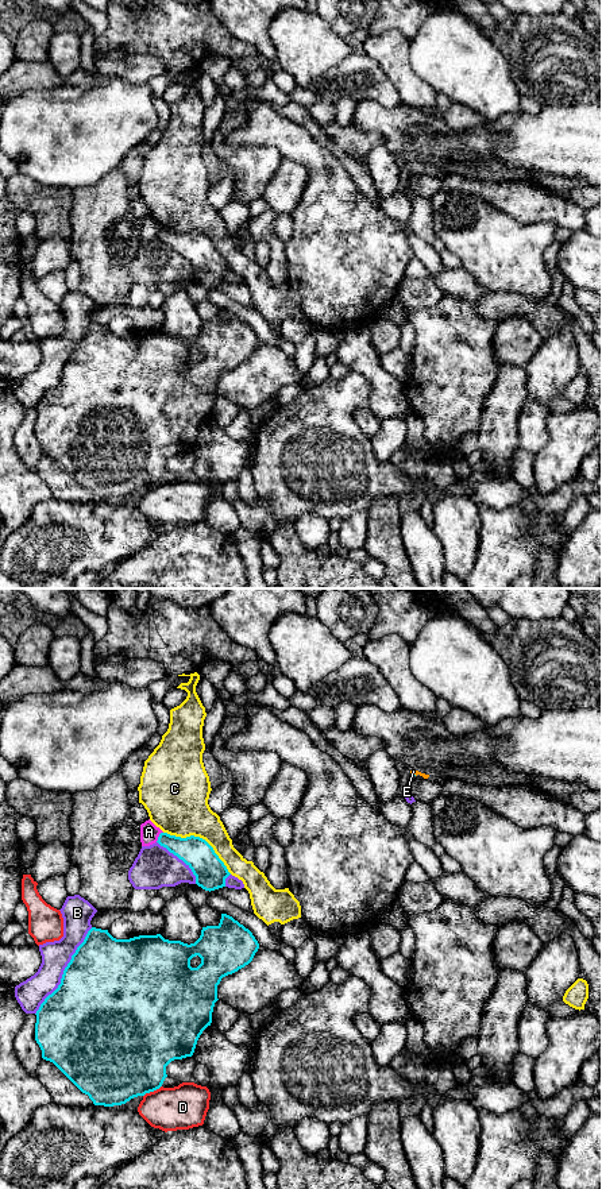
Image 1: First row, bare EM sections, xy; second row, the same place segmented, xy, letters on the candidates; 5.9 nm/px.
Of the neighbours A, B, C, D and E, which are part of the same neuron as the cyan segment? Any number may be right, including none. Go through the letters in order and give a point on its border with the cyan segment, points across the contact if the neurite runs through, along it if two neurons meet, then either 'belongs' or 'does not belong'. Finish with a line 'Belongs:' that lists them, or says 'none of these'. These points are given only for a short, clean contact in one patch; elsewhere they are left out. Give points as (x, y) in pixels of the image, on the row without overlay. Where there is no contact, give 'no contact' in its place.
A: meets cyan in xy at (158, 232); does not belong
B: meets cyan in xy at (64, 366); does not belong
C: meets cyan in xy at (201, 234); does not belong
D: meets cyan in xy at (151, 486); does not belong
E: meets cyan in xy at (412, 169); runs through xy (412, 170), (412, 169), (413, 166); belongs
Belongs: E

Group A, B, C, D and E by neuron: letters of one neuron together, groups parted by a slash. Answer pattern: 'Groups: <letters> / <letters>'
Groups: A / B / C D / E

